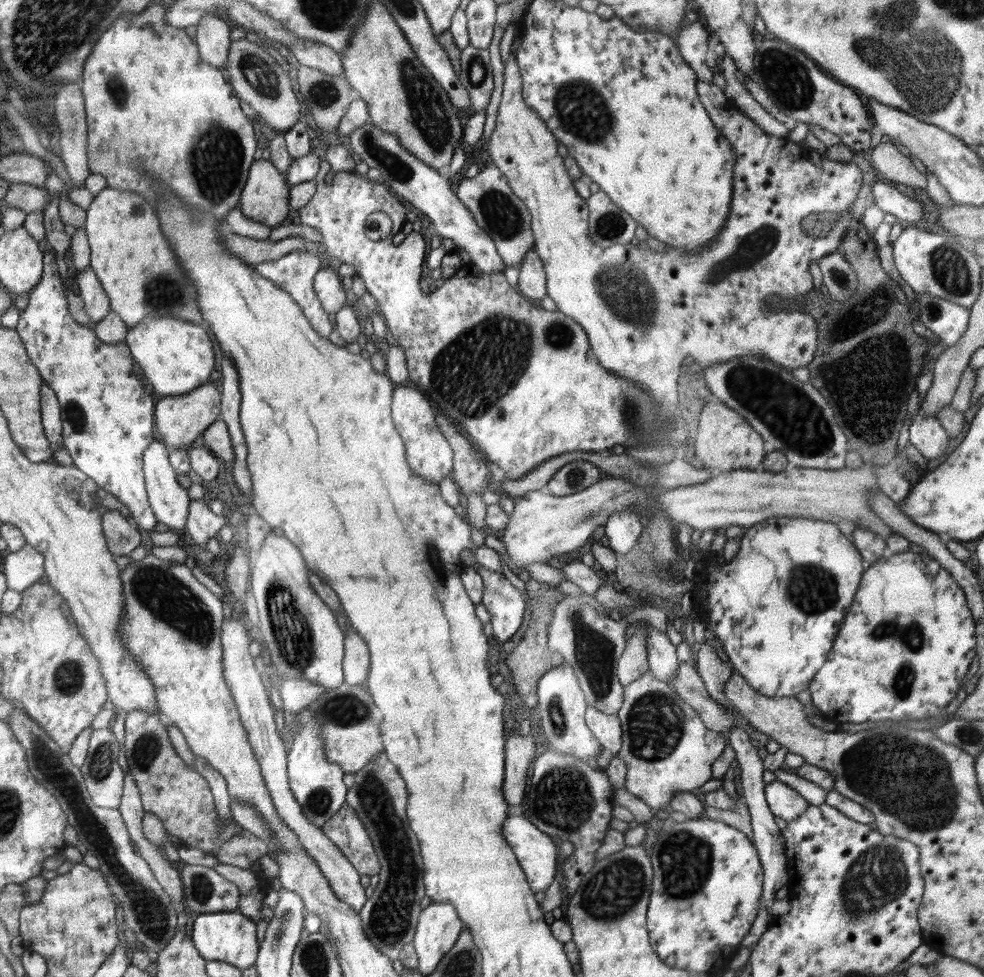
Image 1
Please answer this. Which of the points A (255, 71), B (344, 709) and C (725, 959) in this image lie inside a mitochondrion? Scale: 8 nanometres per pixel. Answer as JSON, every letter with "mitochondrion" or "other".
{"A":"mitochondrion","B":"mitochondrion","C":"other"}

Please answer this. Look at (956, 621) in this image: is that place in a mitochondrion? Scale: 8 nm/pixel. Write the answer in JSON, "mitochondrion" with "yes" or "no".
{"mitochondrion":"no"}

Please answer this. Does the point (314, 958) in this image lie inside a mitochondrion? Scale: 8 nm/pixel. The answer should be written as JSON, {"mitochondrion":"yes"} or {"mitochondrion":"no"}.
{"mitochondrion":"yes"}

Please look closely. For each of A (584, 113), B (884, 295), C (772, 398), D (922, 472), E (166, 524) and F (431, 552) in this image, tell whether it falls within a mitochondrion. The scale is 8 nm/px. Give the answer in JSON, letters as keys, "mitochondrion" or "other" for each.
{"A":"mitochondrion","B":"other","C":"mitochondrion","D":"other","E":"other","F":"mitochondrion"}

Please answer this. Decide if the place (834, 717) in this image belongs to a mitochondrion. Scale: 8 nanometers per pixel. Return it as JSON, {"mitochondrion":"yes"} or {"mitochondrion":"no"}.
{"mitochondrion":"no"}

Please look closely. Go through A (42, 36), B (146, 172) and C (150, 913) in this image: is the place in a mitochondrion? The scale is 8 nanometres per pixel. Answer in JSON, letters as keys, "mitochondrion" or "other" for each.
{"A":"mitochondrion","B":"other","C":"mitochondrion"}

